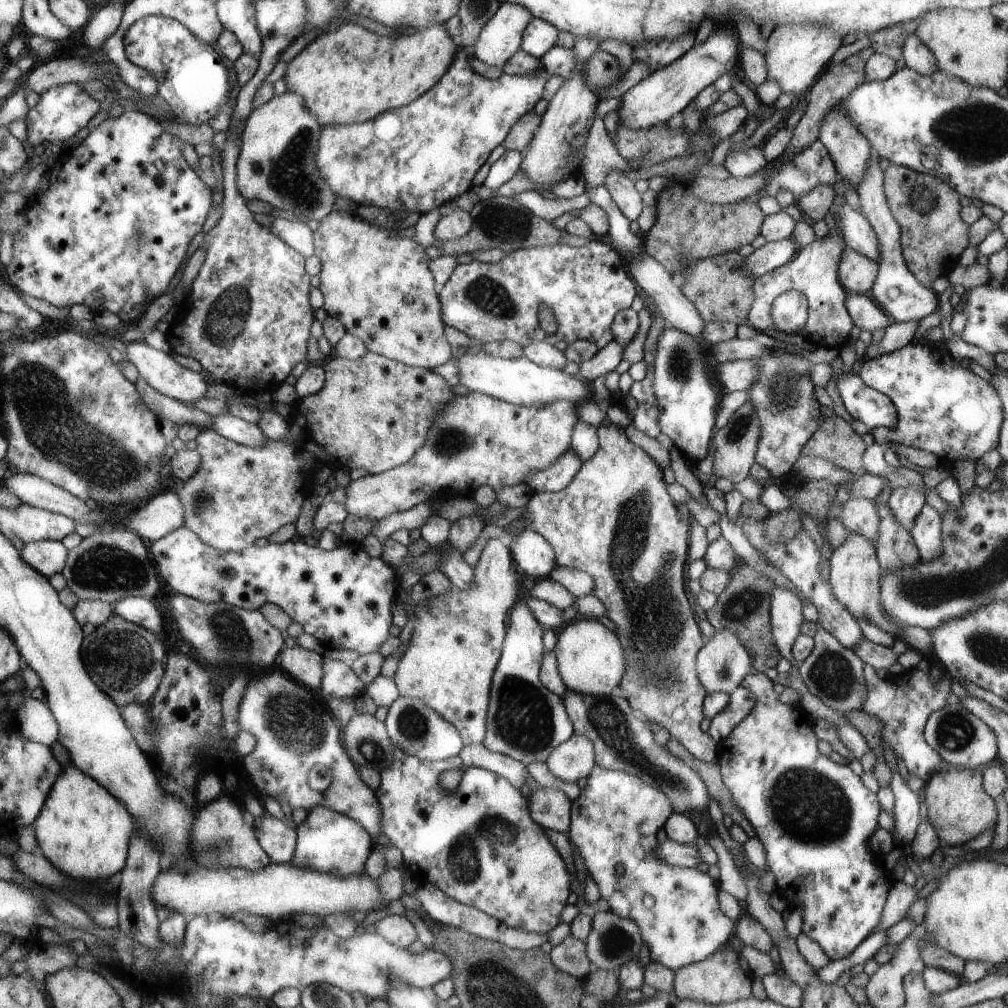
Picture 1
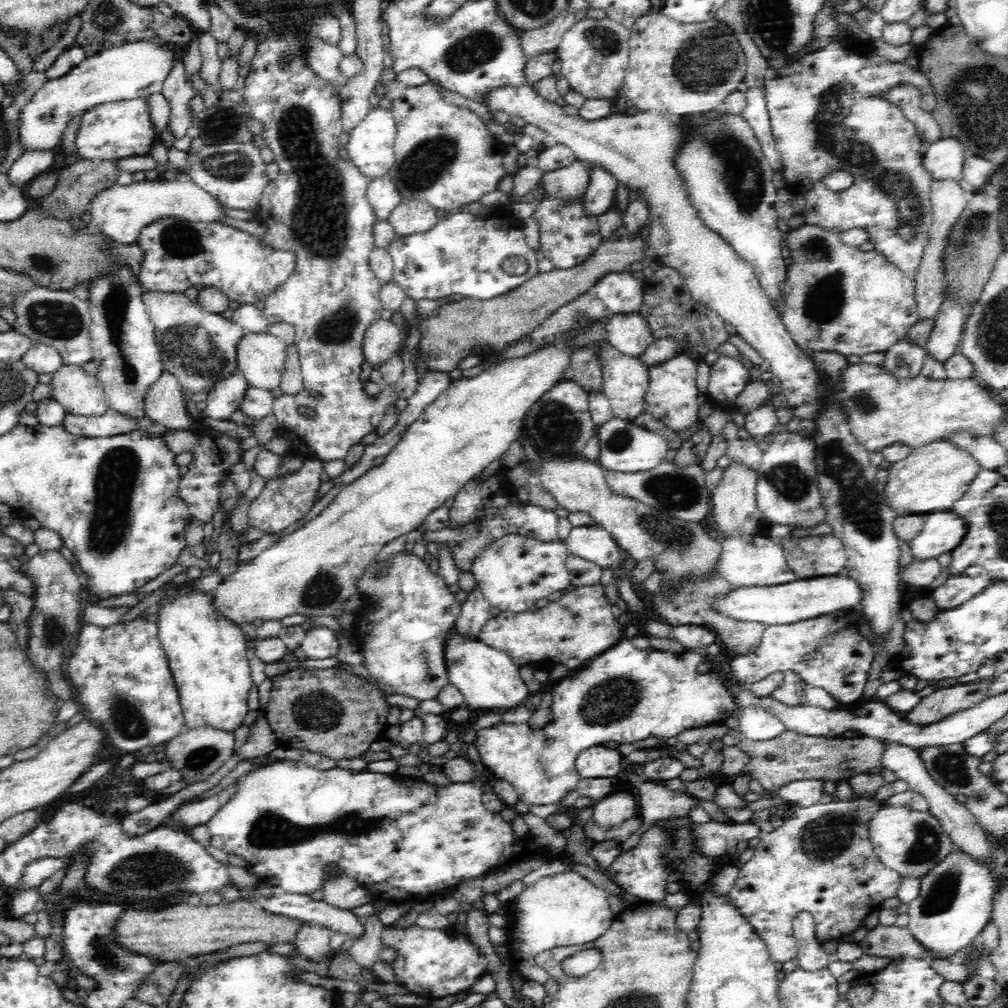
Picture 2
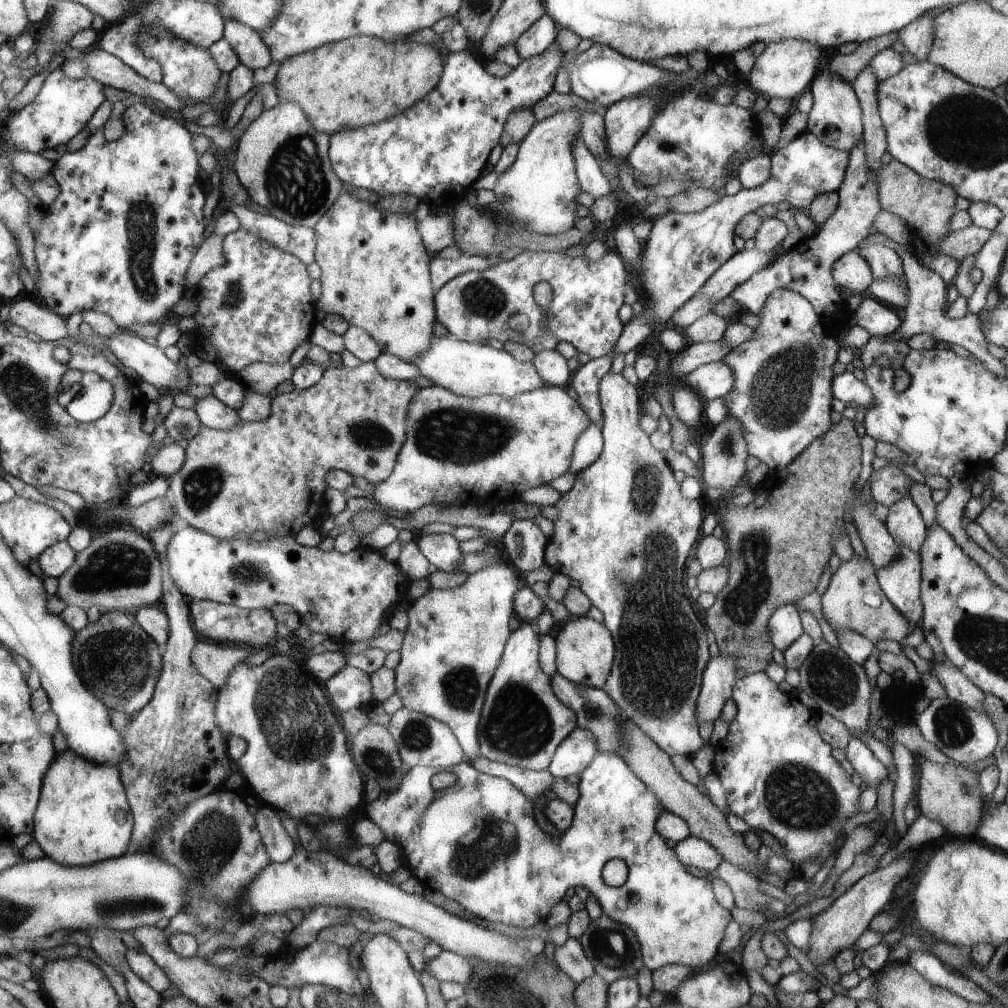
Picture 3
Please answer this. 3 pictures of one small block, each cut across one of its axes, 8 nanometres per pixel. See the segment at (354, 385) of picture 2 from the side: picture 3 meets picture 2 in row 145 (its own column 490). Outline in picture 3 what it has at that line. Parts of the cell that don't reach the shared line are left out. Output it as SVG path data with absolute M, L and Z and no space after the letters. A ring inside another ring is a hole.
M525 251L510 261L498 261L485 270L470 270L452 278L435 292L435 310L438 322L448 329L456 339L472 343L500 340L512 341L526 346L535 354L544 350L555 350L560 342L567 342L578 351L598 359L610 355L622 336L624 326L618 312L624 303L628 272L620 254L608 251L600 261L590 261L583 256L572 258L565 251L544 253ZM548 282L552 286L553 300L550 310L545 312L534 302L534 284Z

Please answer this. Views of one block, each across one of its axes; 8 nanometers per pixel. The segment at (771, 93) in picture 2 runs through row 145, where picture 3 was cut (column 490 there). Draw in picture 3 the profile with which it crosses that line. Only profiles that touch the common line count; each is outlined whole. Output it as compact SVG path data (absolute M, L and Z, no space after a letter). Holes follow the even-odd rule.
M598 753L597 758L591 763L591 765L579 775L580 783L576 786L579 789L580 799L576 802L574 807L574 825L567 832L555 837L548 835L539 828L534 818L535 806L522 791L519 791L518 788L516 788L514 784L508 782L507 779L492 777L491 775L480 773L466 760L456 766L452 766L450 771L455 772L455 768L460 770L460 775L458 776L458 781L460 782L460 794L470 796L472 800L476 798L476 800L480 802L480 810L478 810L480 814L474 814L474 816L468 816L468 818L458 818L458 828L448 828L448 824L446 824L444 828L438 828L438 832L434 832L434 834L432 834L432 832L428 832L428 834L422 832L422 814L424 814L424 810L426 810L436 798L442 798L442 796L446 794L446 792L436 792L436 790L432 790L432 786L430 786L432 776L438 772L437 769L433 767L419 765L410 767L408 773L404 774L404 779L402 779L399 788L396 791L383 791L379 798L376 798L372 803L366 804L366 809L363 811L363 816L368 818L373 824L376 824L376 826L382 830L385 839L392 842L395 846L398 846L405 866L425 888L441 892L446 898L458 902L462 908L472 915L486 919L488 922L501 922L508 926L529 928L539 923L546 923L548 918L551 917L554 912L562 909L563 905L568 902L568 899L572 896L572 889L575 889L577 886L584 886L584 888L587 888L590 891L593 898L598 900L605 916L608 916L611 920L618 922L619 924L624 924L624 926L628 926L628 928L635 931L636 937L641 945L643 964L647 966L650 971L660 969L665 965L683 965L692 969L706 968L708 967L708 964L714 960L714 956L718 954L718 946L720 946L720 940L722 940L722 936L724 936L724 930L726 930L726 926L728 926L728 922L730 922L731 912L724 909L715 898L712 877L696 878L696 876L692 876L683 864L679 862L674 847L668 846L667 840L664 840L663 836L656 831L655 825L659 821L660 814L663 814L664 812L663 804L660 803L655 792L652 791L651 788L648 787L630 767L628 767L628 764L622 757L607 753ZM614 858L624 860L628 866L628 879L620 887L607 886L602 879L603 869L606 862L609 862Z

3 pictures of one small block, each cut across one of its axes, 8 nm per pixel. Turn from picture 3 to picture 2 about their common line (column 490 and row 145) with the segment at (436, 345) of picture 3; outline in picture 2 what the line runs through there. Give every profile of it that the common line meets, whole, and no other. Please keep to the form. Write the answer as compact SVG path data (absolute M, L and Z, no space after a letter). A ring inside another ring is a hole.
M372 107L368 115L349 134L350 141L344 146L343 154L363 176L370 180L376 179L386 175L393 168L397 128L390 109Z

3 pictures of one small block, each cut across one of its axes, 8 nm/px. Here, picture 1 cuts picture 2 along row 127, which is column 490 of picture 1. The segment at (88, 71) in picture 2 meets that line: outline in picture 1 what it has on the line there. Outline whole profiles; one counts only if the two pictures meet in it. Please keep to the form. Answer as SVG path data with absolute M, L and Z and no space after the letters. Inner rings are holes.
M502 3L482 28L470 54L487 66L503 69L522 49L523 35L532 18L526 7Z

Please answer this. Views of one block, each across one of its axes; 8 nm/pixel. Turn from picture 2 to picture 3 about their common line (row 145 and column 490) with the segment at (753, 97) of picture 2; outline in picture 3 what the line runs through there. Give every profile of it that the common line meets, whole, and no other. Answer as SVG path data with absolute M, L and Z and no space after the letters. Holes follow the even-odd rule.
M482 756L473 759L470 764L480 773L507 779L508 782L514 784L519 791L522 791L532 803L534 799L541 796L546 789L551 789L553 782L553 777L549 769L542 771L523 770L516 766L487 760Z

